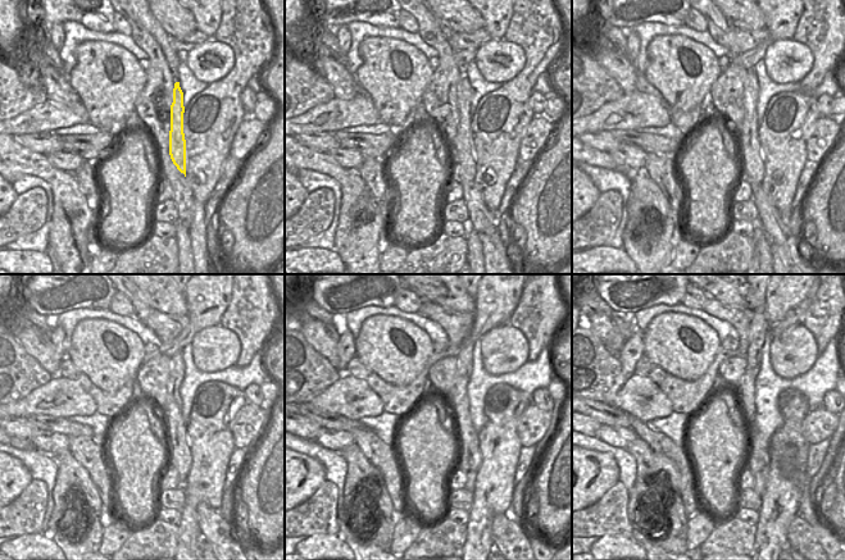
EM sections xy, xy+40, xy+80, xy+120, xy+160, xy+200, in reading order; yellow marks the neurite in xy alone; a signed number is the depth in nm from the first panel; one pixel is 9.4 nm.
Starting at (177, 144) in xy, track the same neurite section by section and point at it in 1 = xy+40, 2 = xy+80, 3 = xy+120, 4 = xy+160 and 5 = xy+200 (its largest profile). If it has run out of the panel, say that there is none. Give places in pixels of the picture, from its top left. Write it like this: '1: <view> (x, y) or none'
1: xy+40 (466, 158)
2: xy+80 (753, 168)
3: xy+120 (180, 456)
4: xy+160 (469, 459)
5: xy+200 (758, 461)

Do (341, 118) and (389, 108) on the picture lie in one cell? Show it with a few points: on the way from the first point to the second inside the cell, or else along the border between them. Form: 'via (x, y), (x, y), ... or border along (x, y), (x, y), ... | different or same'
border along (367, 95), (380, 122) | different

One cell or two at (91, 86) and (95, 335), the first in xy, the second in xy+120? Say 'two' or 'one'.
one

